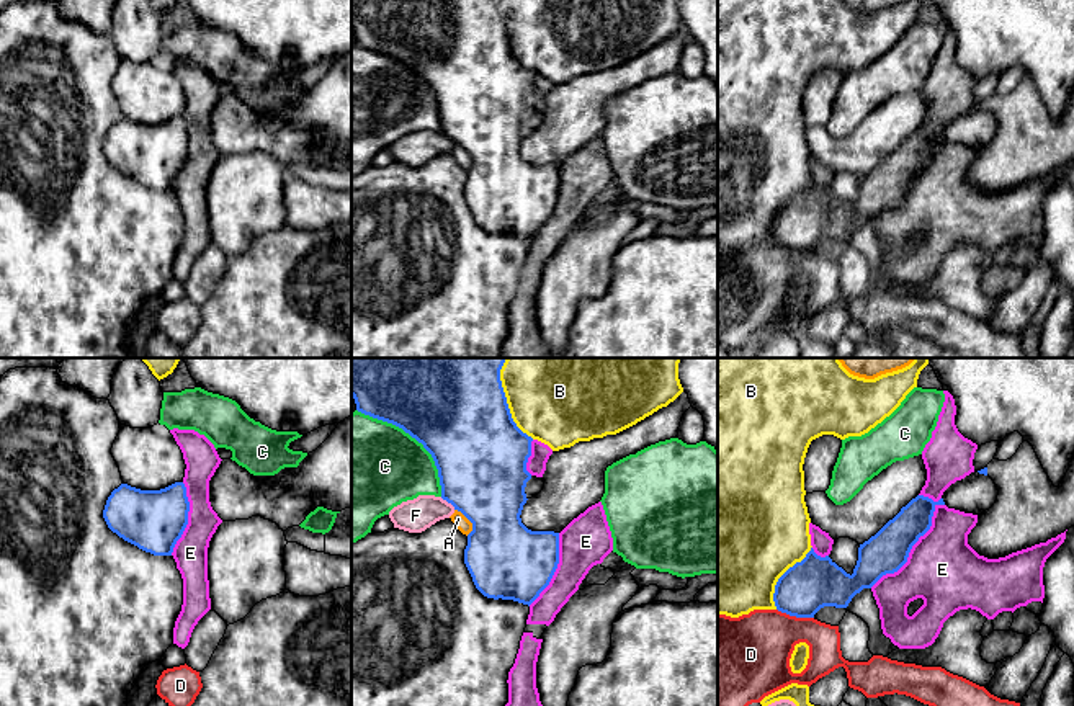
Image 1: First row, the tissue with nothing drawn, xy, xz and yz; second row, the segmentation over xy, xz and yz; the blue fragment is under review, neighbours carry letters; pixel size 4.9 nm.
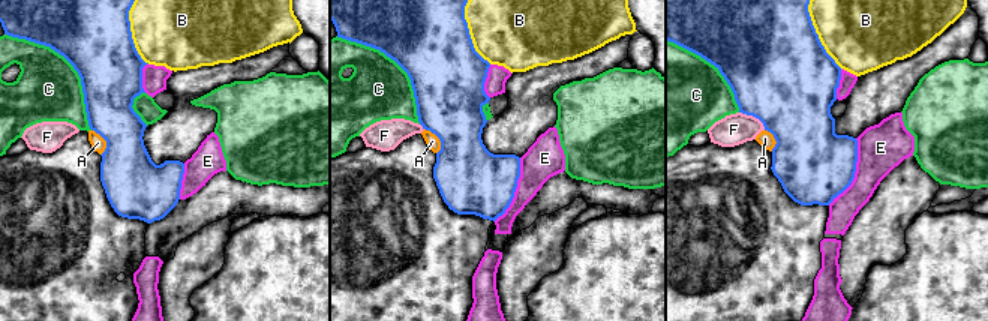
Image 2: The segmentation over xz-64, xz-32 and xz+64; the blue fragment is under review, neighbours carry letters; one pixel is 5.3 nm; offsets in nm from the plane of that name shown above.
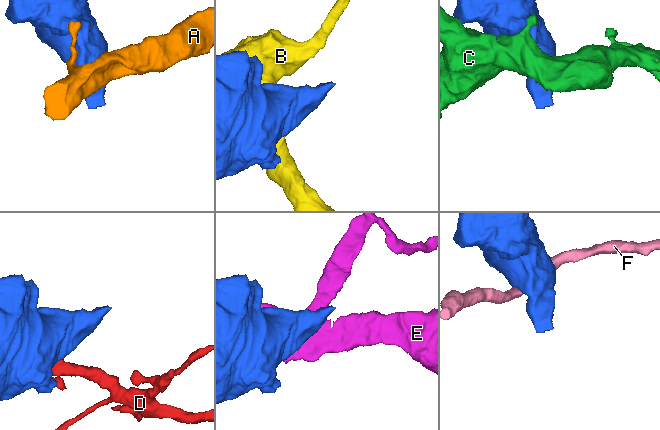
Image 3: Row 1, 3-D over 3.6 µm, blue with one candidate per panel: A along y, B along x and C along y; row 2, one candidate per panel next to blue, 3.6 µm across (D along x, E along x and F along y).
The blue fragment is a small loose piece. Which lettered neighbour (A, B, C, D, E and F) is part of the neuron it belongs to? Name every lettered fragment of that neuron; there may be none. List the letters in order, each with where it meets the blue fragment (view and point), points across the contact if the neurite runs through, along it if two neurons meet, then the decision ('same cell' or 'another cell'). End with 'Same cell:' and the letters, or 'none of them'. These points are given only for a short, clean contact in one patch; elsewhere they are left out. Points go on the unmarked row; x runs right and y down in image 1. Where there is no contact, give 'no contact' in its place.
A: xz (469, 154) | another cell
B: xz (507, 38) | another cell
C: xz (416, 72) | another cell
D: yz (795, 249) | another cell
E: yz (911, 182) | another cell
F: xz (448, 136) | another cell
Same cell: none of them

